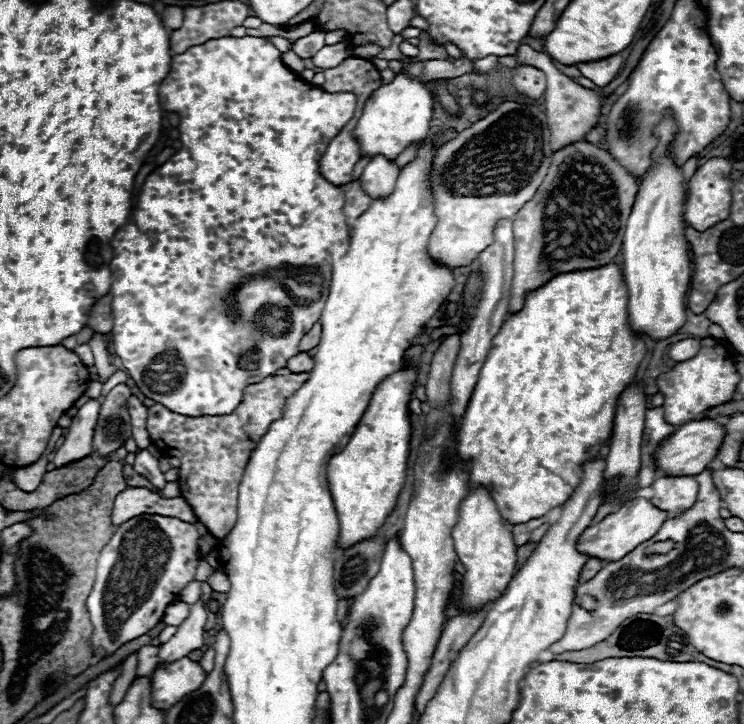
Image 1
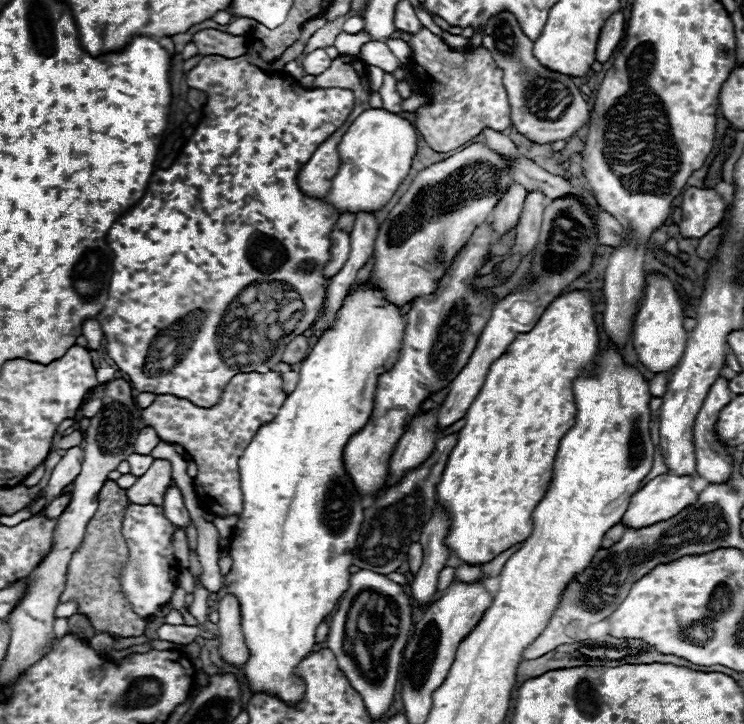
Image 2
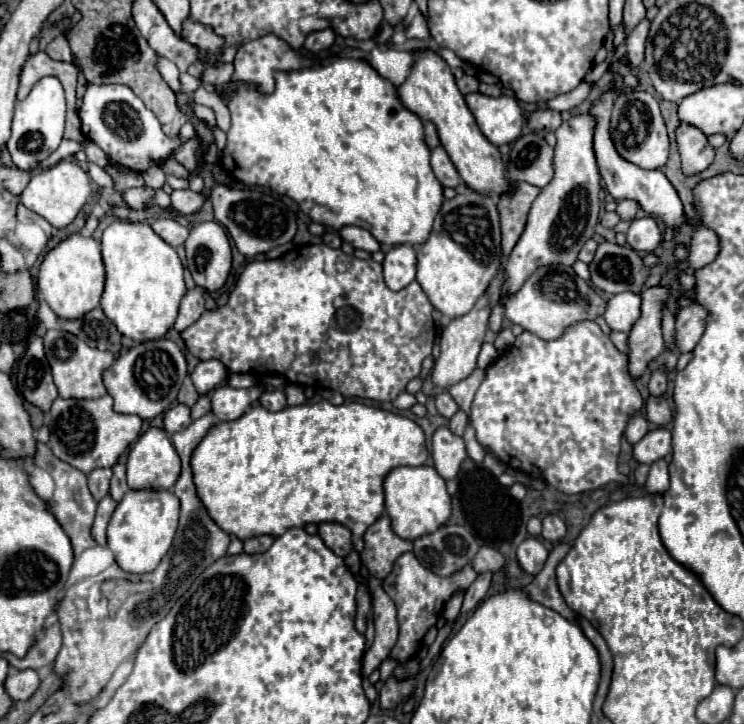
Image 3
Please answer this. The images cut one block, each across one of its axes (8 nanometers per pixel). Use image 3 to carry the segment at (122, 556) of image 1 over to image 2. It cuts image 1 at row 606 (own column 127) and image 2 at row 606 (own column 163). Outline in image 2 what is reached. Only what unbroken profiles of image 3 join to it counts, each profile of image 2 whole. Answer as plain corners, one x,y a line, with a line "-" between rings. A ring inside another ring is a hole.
128,504
120,532
128,546
128,562
120,570
120,588
132,610
140,618
148,620
160,606
170,602
170,596
178,586
180,564
172,548
174,524
164,516
162,506

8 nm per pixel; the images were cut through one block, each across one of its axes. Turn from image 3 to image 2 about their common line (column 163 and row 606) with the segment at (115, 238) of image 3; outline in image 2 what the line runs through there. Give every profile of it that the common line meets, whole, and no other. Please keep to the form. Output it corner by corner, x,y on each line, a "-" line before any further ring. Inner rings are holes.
370,282
350,286
332,328
324,330
302,362
296,390
288,394
276,418
256,432
240,456
244,510
234,526
234,540
230,540
232,570
224,578
224,588
240,604
244,644
250,652
242,676
252,694
278,696
288,706
296,706
304,696
304,682
294,674
294,668
314,652
316,628
338,608
342,594
348,590
352,550
356,548
360,520
364,520
362,500
344,472
342,452
346,442
368,424
378,376
400,358
404,328
406,316
396,304
384,300
384,294

